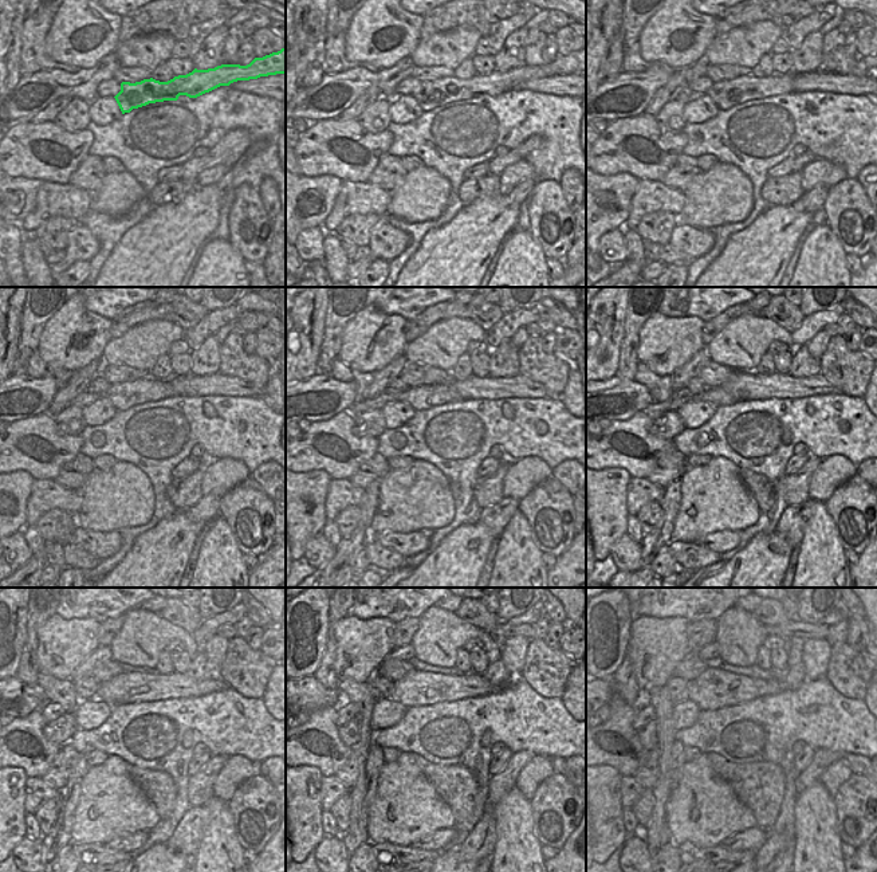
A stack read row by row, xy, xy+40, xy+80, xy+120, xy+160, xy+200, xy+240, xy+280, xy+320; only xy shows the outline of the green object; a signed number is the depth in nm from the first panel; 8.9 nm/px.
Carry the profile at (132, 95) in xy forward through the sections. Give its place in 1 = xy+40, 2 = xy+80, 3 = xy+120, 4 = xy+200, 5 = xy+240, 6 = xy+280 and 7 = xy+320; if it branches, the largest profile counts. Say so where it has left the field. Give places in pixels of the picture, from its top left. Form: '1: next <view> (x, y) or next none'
1: next xy+40 (432, 94)
2: next xy+80 (726, 94)
3: next xy+120 (125, 395)
4: next xy+200 (716, 397)
5: next xy+240 (51, 711)
6: next xy+280 (346, 711)
7: next xy+320 (645, 713)

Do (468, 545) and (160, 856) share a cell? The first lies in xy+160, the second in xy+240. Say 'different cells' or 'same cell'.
same cell

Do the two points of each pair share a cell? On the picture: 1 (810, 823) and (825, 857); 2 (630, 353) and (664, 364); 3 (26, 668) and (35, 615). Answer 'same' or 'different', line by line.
1: same
2: different
3: same

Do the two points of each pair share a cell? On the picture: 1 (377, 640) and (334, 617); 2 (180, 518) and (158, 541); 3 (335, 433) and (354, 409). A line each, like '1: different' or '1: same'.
1: different
2: same
3: different

